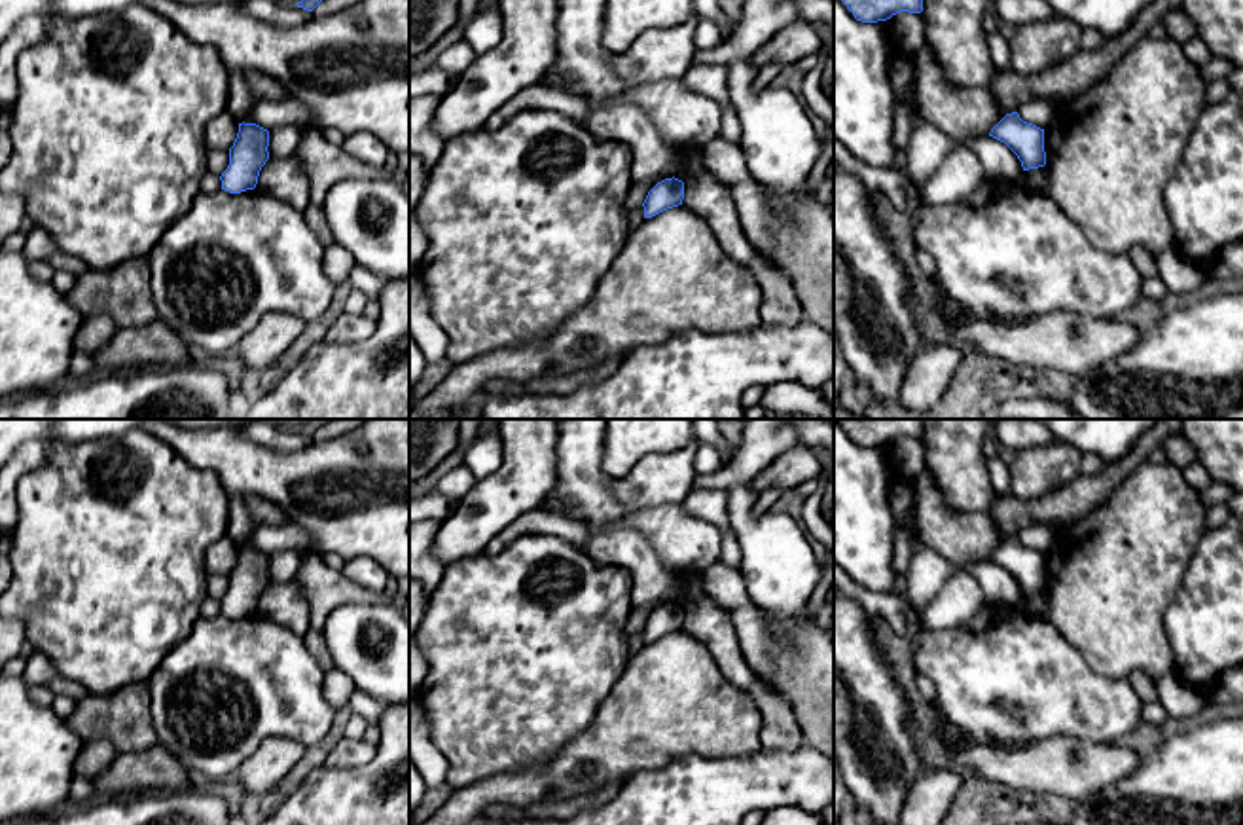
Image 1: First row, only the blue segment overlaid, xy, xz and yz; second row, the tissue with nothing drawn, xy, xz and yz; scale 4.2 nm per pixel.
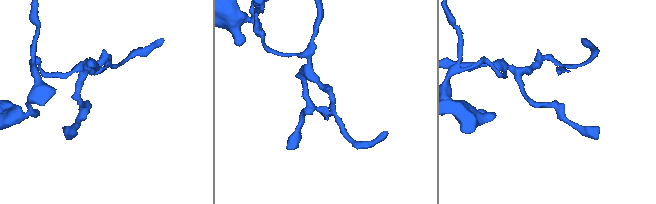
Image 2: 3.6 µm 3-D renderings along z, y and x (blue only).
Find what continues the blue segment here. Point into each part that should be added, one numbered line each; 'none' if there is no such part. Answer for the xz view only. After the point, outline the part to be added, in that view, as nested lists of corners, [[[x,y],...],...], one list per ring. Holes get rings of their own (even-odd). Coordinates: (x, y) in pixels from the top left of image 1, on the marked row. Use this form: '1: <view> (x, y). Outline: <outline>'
none

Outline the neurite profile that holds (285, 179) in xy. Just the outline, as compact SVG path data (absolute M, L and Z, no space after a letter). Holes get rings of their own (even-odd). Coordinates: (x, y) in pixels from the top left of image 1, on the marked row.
M269 157L260 171L256 188L286 201L299 212L309 207L309 178L296 157Z

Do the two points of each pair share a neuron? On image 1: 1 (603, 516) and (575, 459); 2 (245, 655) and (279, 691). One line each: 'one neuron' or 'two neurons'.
1: one neuron
2: one neuron

